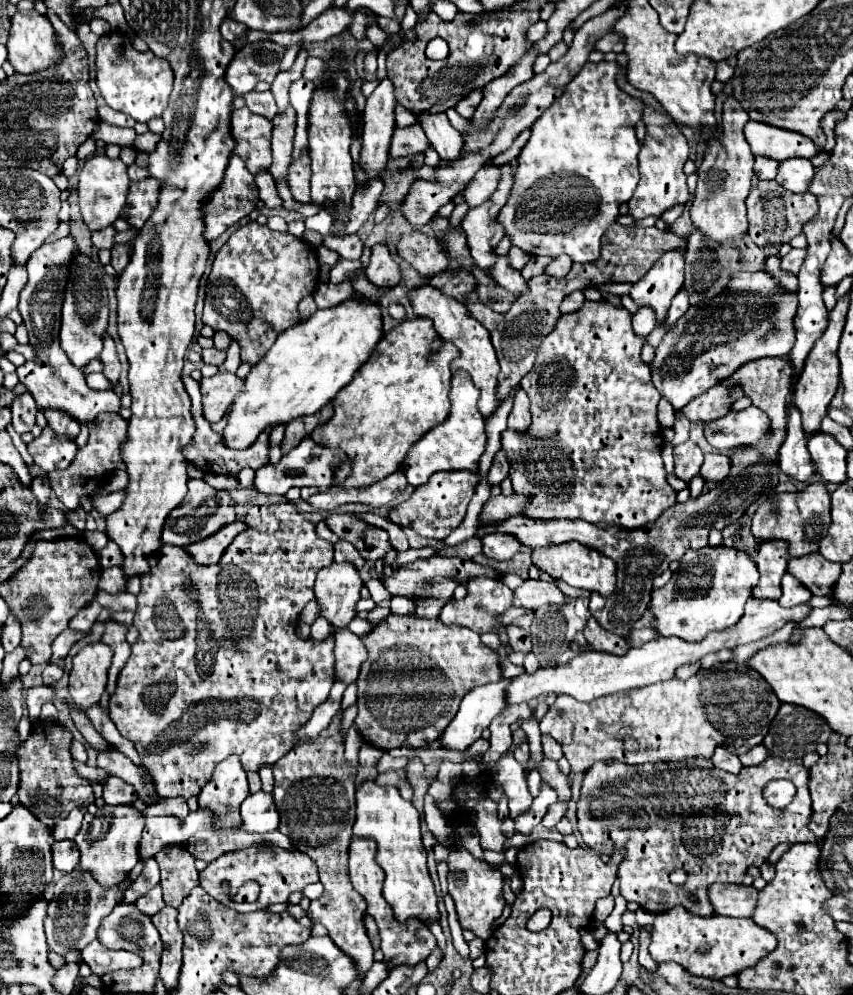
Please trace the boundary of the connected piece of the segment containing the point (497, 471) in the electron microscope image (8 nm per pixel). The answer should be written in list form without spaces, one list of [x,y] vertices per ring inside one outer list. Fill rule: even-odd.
[[[499,451],[499,453],[495,455],[495,461],[493,461],[489,473],[487,473],[487,483],[489,483],[489,485],[499,485],[507,475],[509,475],[509,463],[507,463],[505,453]]]

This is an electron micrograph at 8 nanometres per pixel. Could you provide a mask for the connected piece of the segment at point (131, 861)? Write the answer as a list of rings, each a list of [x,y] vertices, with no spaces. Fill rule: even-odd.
[[[105,805],[103,809],[99,809],[93,815],[85,813],[81,831],[73,839],[81,853],[77,869],[89,871],[93,875],[93,879],[105,889],[121,883],[139,861],[137,849],[139,849],[141,833],[145,827],[143,823],[145,823],[145,817],[131,805],[117,805],[117,807]]]

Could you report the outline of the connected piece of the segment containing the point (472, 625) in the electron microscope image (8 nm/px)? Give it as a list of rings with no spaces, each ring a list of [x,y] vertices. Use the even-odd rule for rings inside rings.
[[[477,577],[467,585],[467,597],[449,601],[439,619],[445,625],[461,625],[475,633],[489,633],[501,625],[495,615],[511,607],[511,589],[503,581]]]

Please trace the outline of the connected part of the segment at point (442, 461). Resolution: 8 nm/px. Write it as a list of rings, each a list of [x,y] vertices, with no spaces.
[[[459,369],[453,379],[451,379],[451,411],[447,415],[447,419],[433,427],[429,433],[425,433],[425,437],[421,437],[421,441],[417,441],[417,445],[413,445],[413,449],[409,449],[405,461],[403,461],[403,471],[407,477],[407,483],[417,487],[417,485],[425,485],[425,481],[429,481],[429,477],[437,471],[453,471],[453,469],[477,469],[477,461],[481,457],[481,453],[485,451],[485,419],[477,409],[477,401],[479,401],[479,389],[473,385],[471,377]]]

